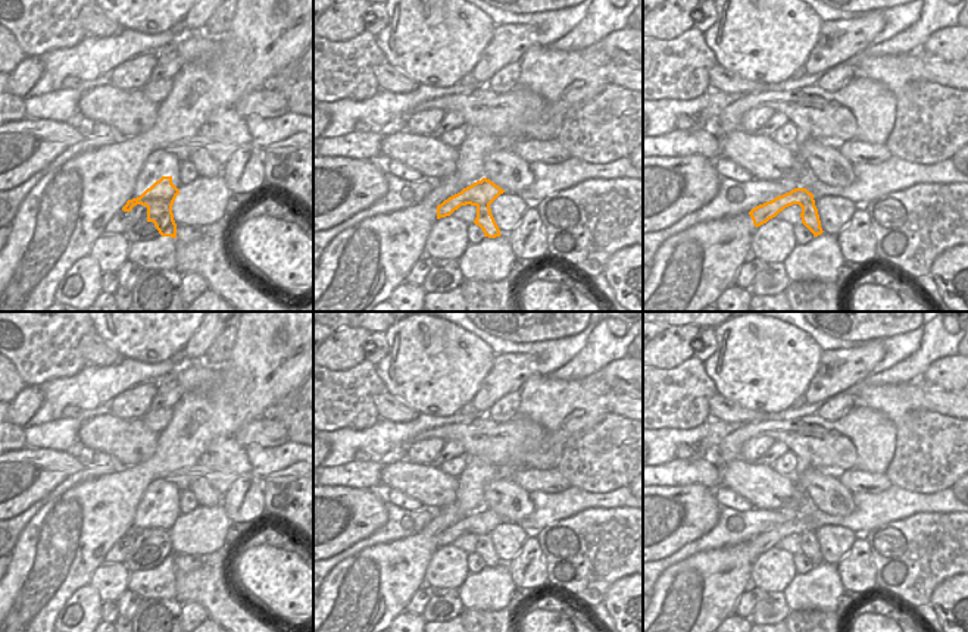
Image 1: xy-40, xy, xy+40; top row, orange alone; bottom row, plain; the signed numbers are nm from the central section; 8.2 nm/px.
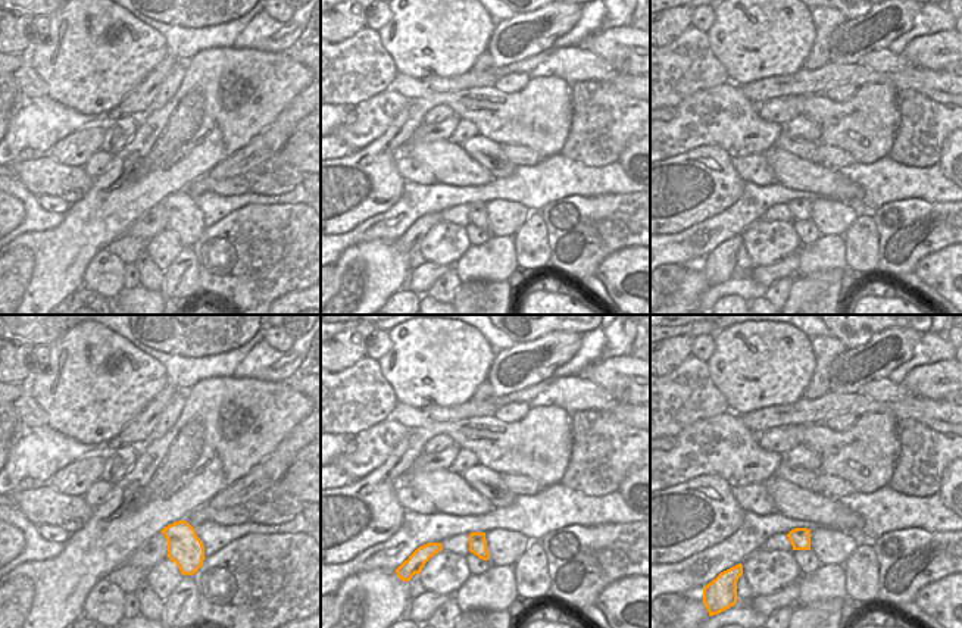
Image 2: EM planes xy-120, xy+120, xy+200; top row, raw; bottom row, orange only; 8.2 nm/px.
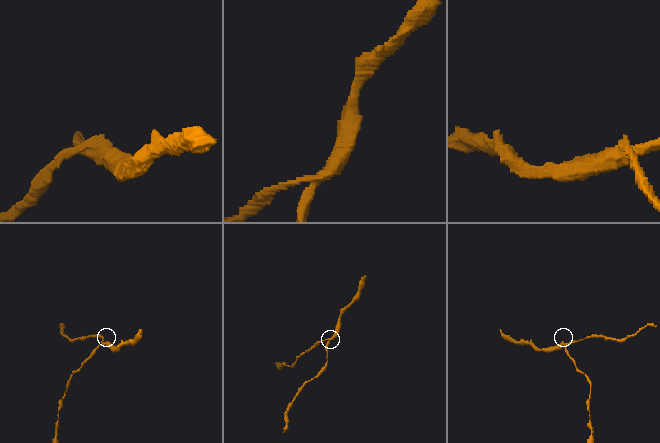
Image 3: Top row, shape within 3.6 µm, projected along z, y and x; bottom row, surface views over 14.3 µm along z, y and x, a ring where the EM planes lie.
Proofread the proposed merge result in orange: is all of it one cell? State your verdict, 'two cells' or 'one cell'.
two cells

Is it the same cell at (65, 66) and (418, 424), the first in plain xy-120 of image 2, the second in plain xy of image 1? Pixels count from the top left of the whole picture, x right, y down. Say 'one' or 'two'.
two

